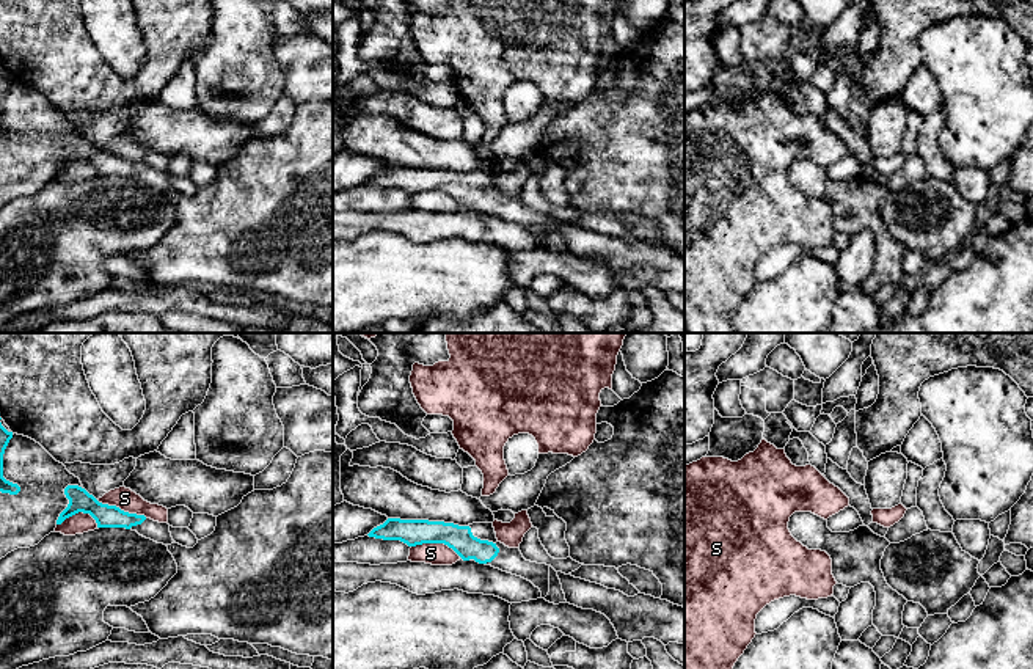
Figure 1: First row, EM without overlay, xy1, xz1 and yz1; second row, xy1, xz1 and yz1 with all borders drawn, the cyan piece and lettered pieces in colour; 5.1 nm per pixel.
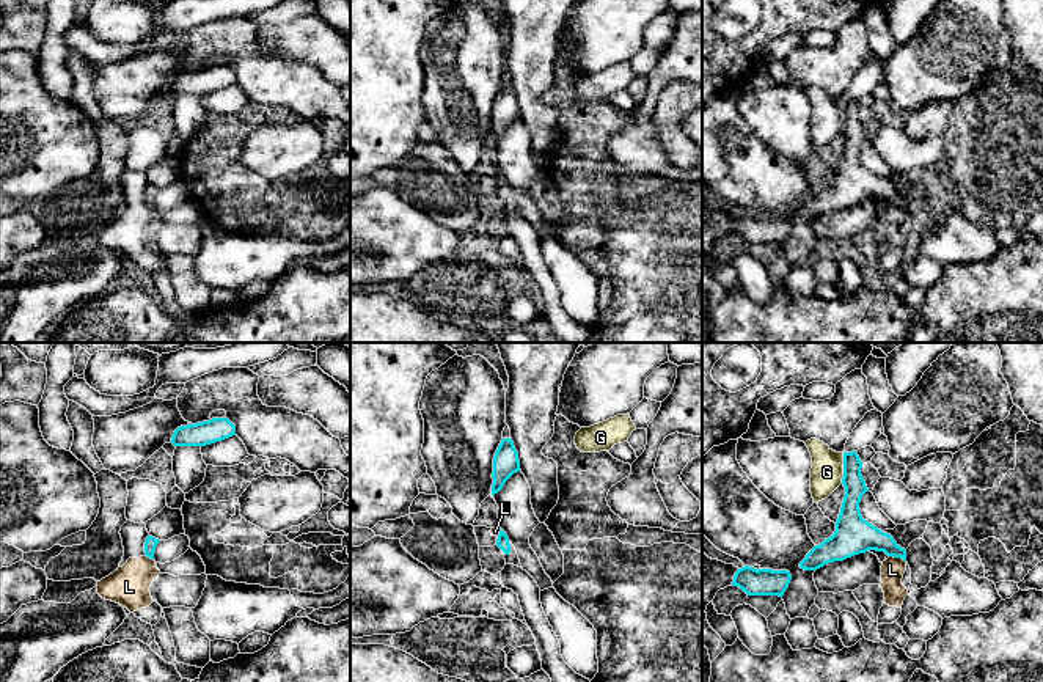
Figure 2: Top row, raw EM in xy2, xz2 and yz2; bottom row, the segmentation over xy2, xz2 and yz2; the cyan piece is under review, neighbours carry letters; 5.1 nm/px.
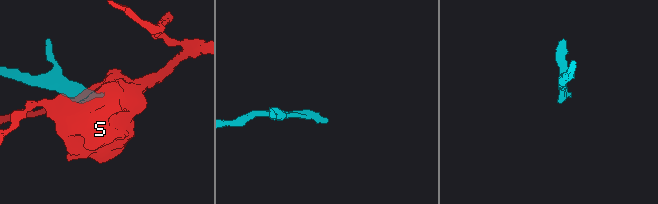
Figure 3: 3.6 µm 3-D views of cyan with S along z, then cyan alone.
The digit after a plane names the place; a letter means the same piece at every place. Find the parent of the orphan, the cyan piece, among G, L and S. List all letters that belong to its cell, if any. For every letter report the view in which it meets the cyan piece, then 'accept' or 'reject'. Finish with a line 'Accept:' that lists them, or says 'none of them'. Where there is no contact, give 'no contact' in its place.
G: yz2 | reject
L: yz2 | reject
S: xy1 | reject
Accept: none of them

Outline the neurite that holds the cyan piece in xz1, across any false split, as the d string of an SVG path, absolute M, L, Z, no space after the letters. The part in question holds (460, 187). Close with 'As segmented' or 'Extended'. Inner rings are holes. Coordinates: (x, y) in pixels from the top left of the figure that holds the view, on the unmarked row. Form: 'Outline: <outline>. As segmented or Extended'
Outline: M388 166L367 184L400 188L408 195L444 192L463 209L491 214L531 229L540 237L542 247L549 240L549 214L526 209L520 196L509 196L501 192L496 187L493 171L458 174L444 170Z. Extended

